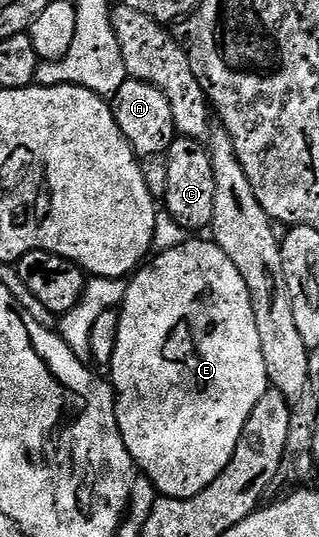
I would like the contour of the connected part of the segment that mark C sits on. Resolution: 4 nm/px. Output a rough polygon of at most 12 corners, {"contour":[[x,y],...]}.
{"contour":[[178,136],[165,153],[165,215],[209,229],[216,178],[207,145]]}

